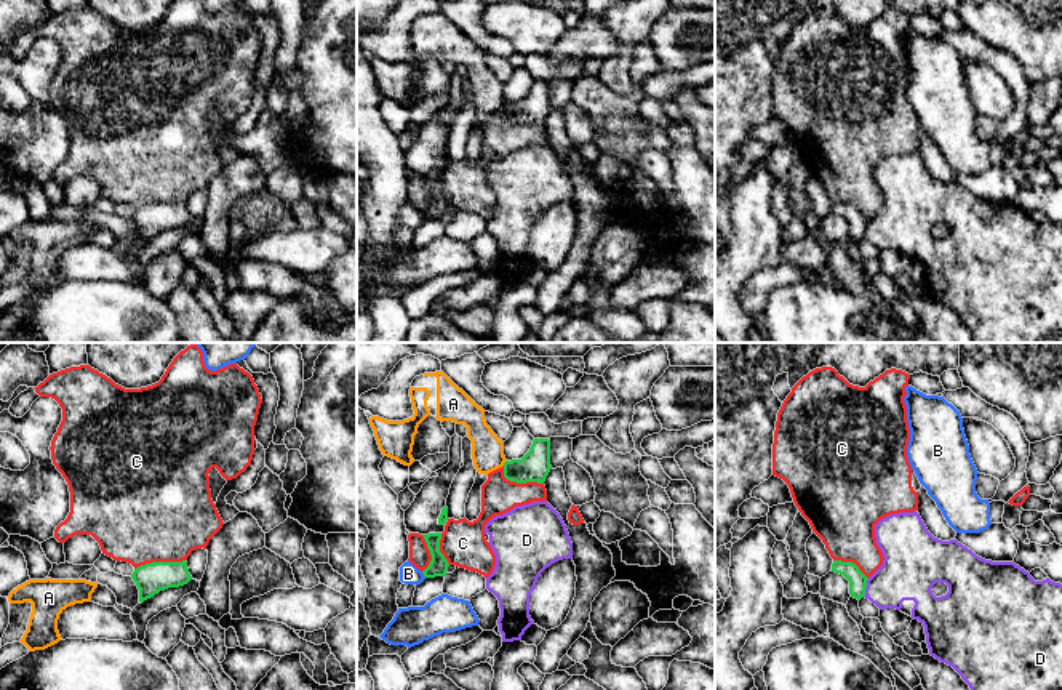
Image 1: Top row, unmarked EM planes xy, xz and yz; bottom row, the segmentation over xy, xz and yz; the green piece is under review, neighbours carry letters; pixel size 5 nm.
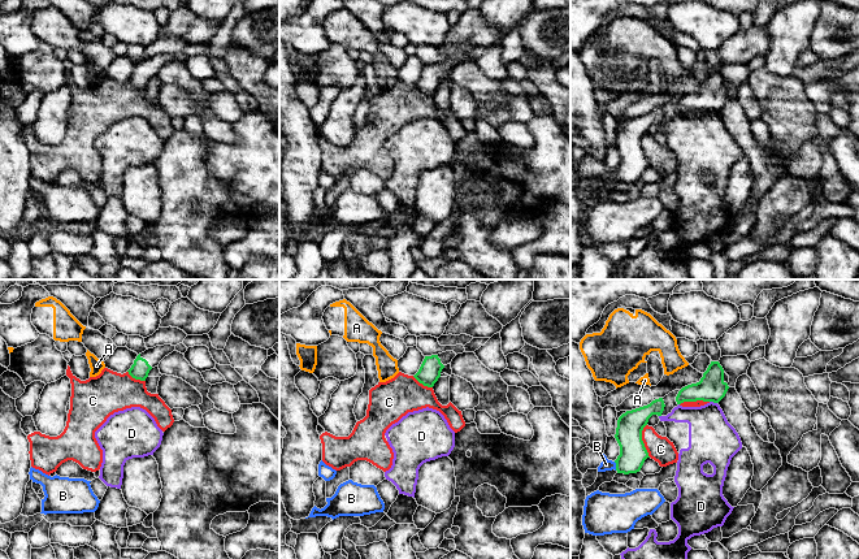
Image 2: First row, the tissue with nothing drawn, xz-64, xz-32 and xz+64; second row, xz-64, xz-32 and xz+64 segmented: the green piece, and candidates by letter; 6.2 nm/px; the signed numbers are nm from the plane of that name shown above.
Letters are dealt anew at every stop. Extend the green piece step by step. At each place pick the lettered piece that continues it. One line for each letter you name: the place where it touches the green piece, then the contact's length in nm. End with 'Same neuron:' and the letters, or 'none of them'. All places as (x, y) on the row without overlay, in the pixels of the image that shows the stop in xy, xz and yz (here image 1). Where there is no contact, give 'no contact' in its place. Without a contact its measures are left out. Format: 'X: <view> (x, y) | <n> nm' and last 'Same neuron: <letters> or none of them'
Same neuron: none of them

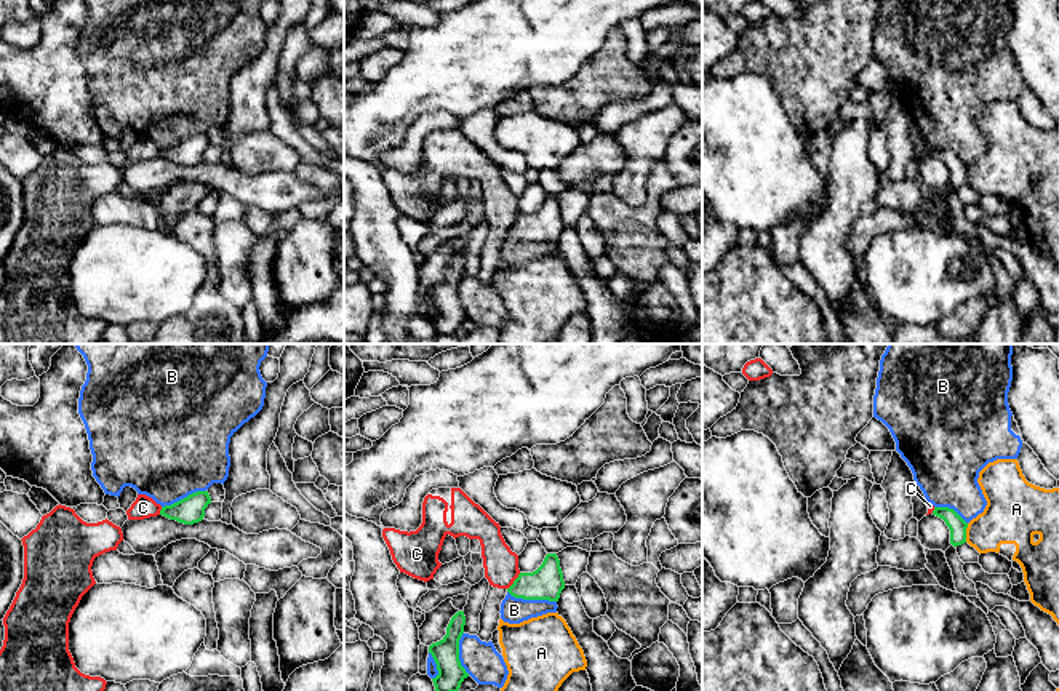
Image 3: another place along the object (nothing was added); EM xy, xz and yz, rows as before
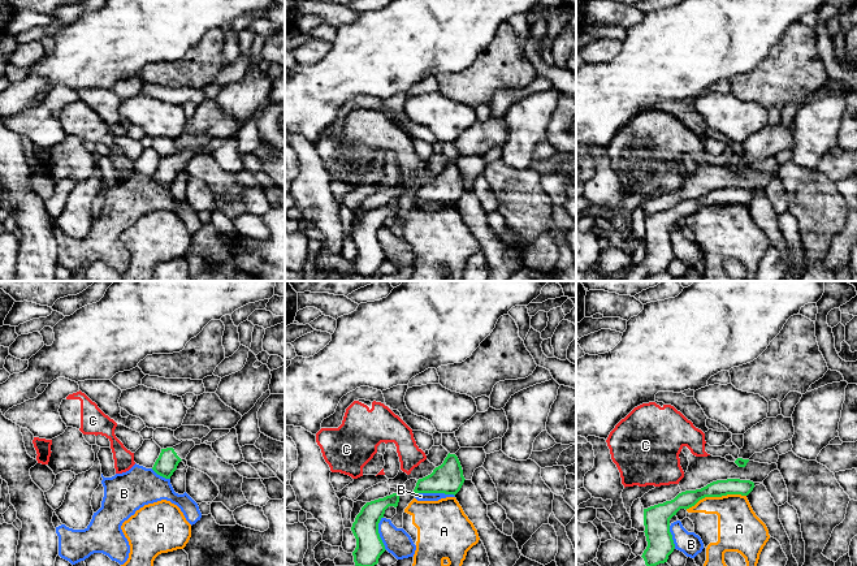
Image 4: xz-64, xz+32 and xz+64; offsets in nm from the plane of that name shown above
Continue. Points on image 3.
Same neuron: none of them

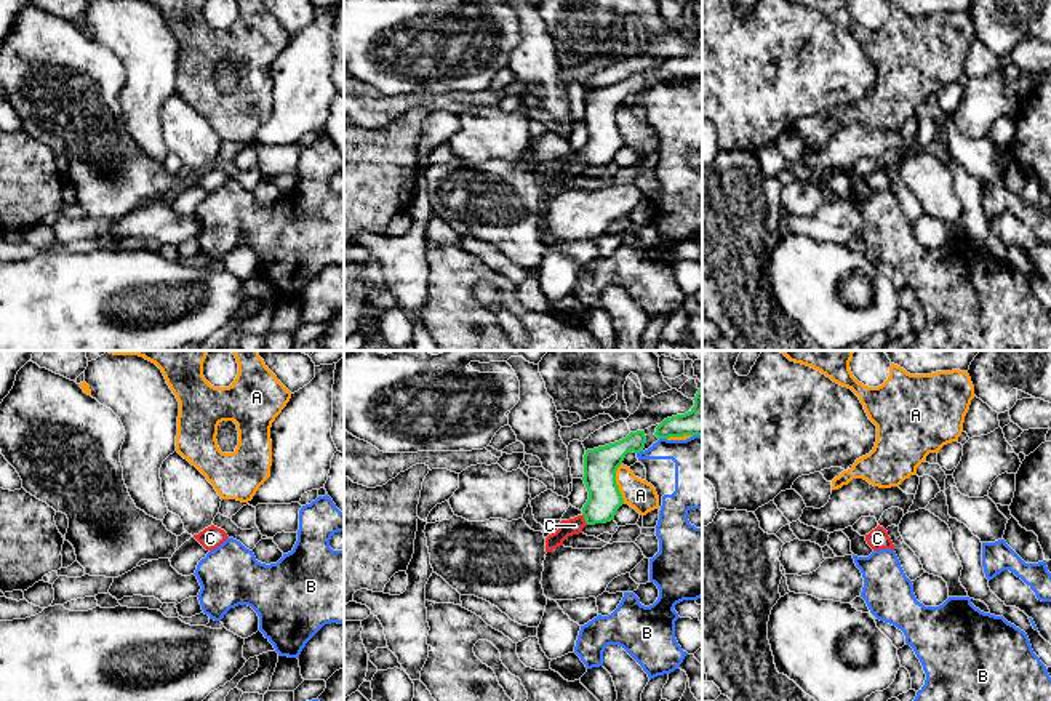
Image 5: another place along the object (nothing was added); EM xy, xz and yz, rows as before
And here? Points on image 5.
C: xz (584, 160) | 60 nm
Same neuron: C

